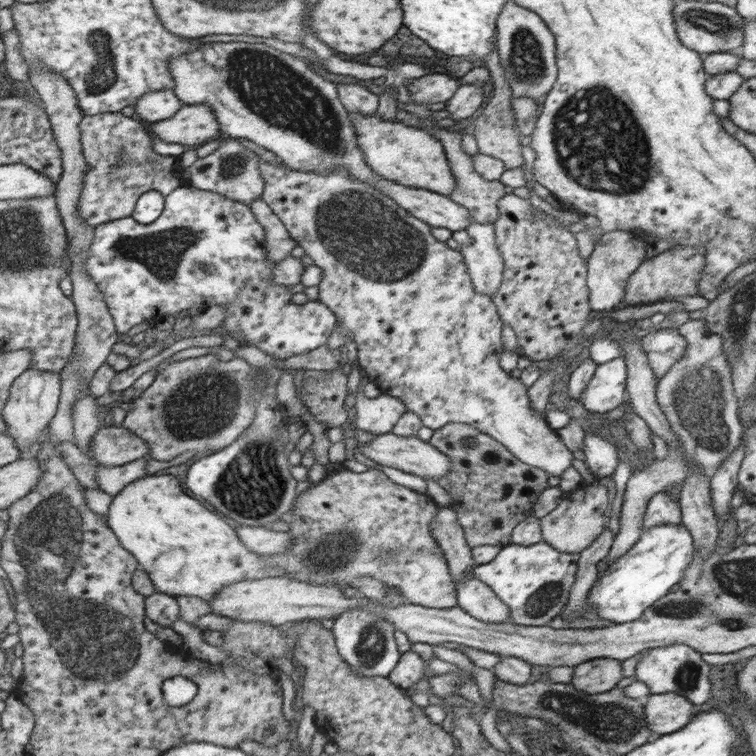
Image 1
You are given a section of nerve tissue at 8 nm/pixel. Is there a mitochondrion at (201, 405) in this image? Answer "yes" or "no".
yes

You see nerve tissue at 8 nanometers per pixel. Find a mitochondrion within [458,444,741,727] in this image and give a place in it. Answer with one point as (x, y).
(548, 596)

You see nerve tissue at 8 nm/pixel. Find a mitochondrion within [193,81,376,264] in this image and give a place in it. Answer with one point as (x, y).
(233, 166)

